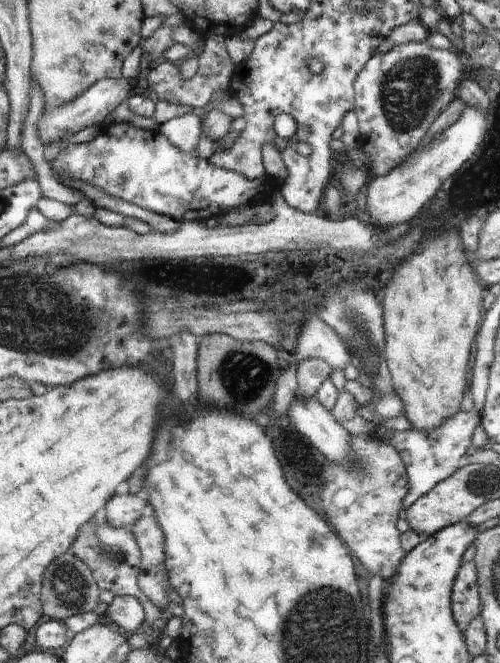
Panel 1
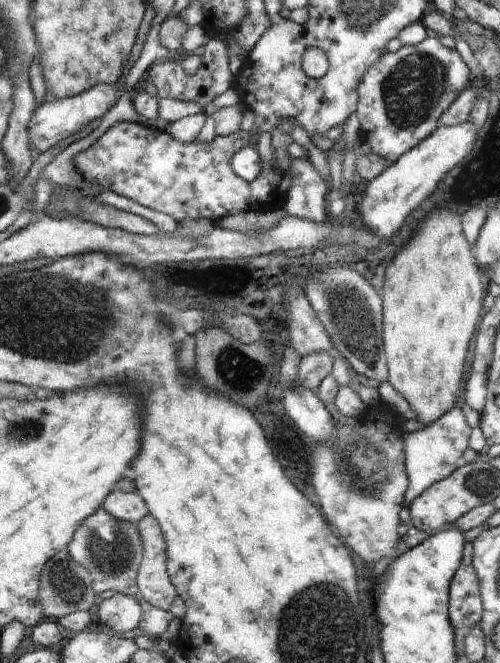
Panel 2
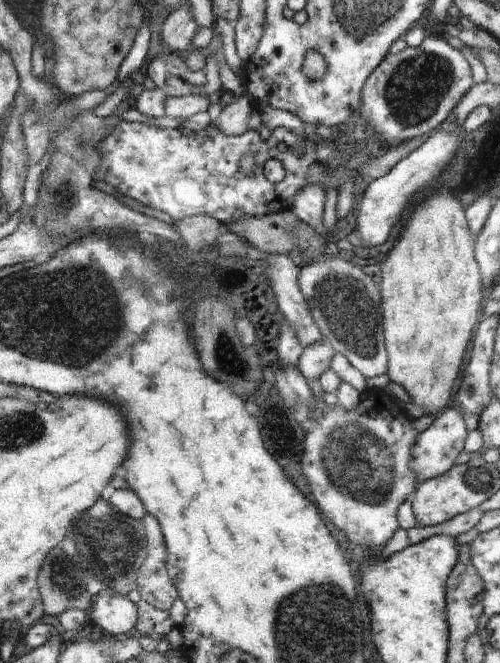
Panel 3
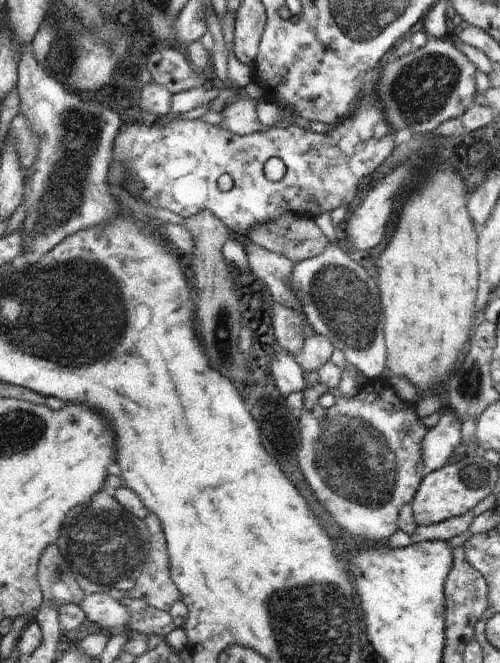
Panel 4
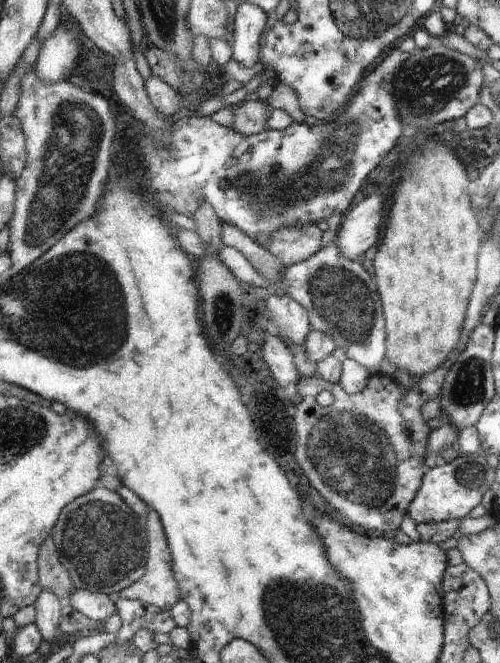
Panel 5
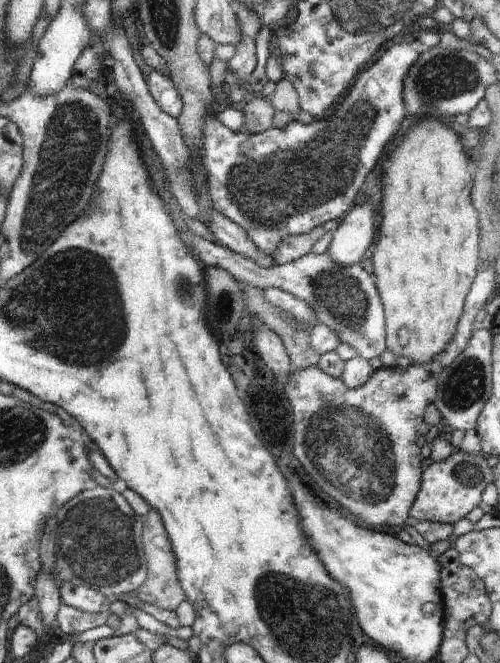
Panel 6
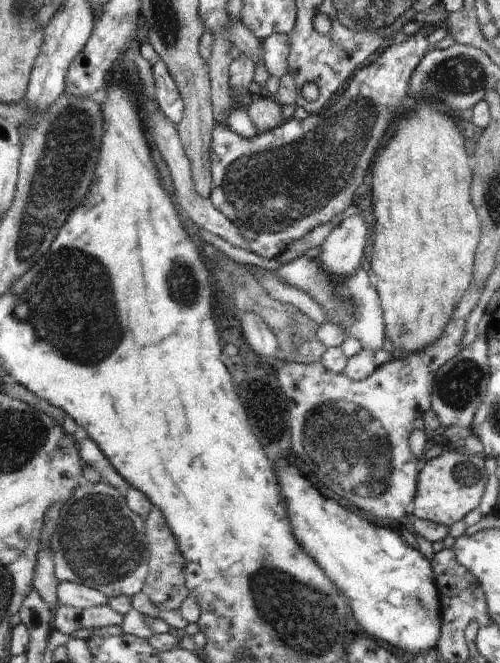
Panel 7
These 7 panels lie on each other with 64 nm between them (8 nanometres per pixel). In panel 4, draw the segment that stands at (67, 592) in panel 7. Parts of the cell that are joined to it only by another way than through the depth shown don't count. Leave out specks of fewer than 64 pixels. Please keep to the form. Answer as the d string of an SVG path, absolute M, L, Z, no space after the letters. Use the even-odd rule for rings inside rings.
M87 593L77 605L88 620L99 624L105 632L119 633L130 620L126 608L109 593Z

